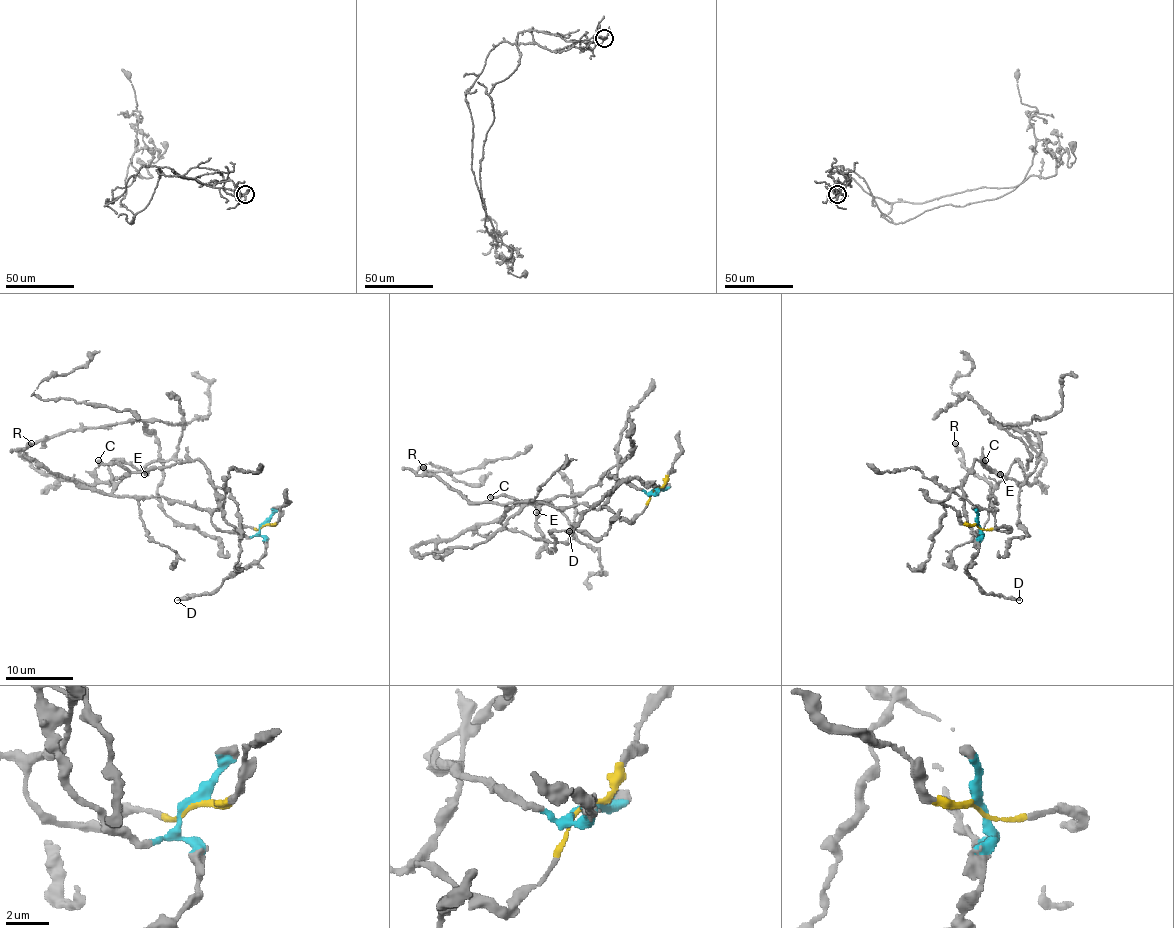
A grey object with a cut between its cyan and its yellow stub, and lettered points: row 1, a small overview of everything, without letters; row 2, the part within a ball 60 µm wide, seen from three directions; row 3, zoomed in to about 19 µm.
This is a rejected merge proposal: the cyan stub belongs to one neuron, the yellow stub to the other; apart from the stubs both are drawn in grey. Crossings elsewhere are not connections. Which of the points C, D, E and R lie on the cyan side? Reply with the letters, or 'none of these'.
C, D, E

